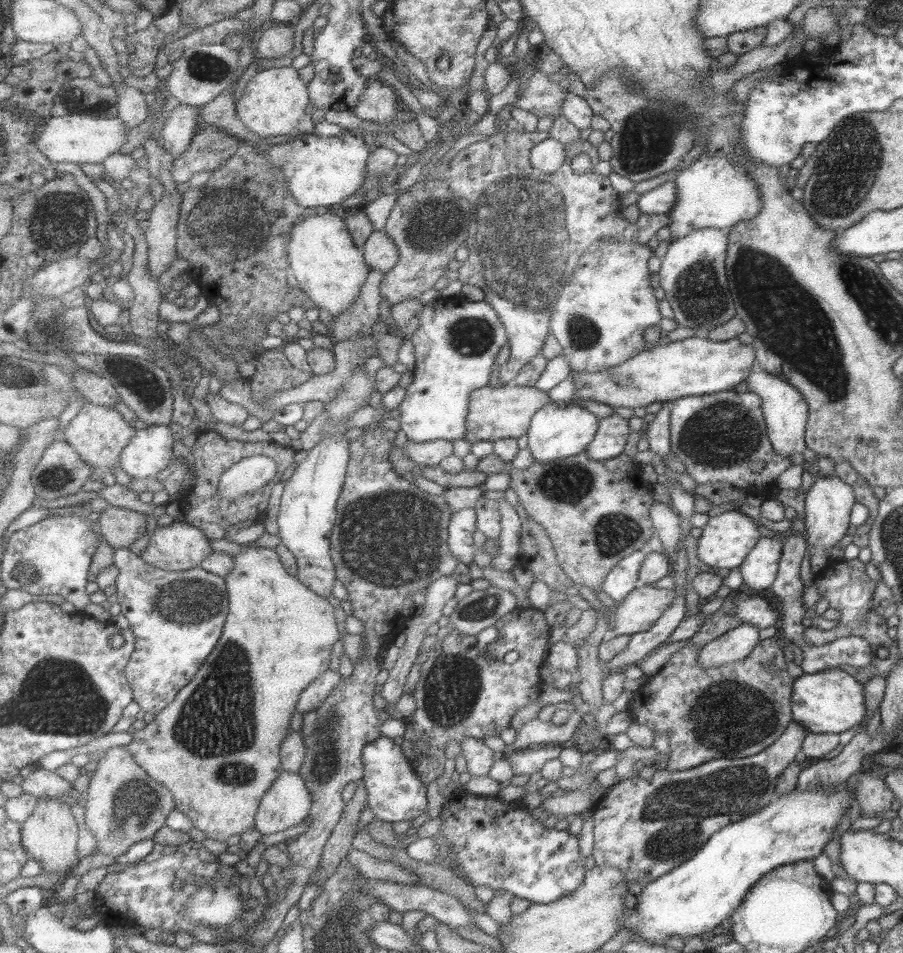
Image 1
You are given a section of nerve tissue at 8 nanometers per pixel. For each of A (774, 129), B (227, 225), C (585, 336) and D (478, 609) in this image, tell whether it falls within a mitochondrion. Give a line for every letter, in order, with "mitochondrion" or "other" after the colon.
A: other
B: mitochondrion
C: mitochondrion
D: other

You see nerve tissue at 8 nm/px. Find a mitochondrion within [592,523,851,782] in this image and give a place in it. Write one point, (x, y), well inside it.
(733, 719)

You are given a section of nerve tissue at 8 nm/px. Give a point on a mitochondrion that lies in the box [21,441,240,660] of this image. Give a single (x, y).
(182, 605)

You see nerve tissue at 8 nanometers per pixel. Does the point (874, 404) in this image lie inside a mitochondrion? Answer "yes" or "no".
no

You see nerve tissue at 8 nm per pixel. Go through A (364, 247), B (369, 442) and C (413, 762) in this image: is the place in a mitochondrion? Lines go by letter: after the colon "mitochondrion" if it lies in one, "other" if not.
A: other
B: other
C: other

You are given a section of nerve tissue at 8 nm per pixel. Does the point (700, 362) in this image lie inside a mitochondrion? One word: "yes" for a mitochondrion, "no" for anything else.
no

